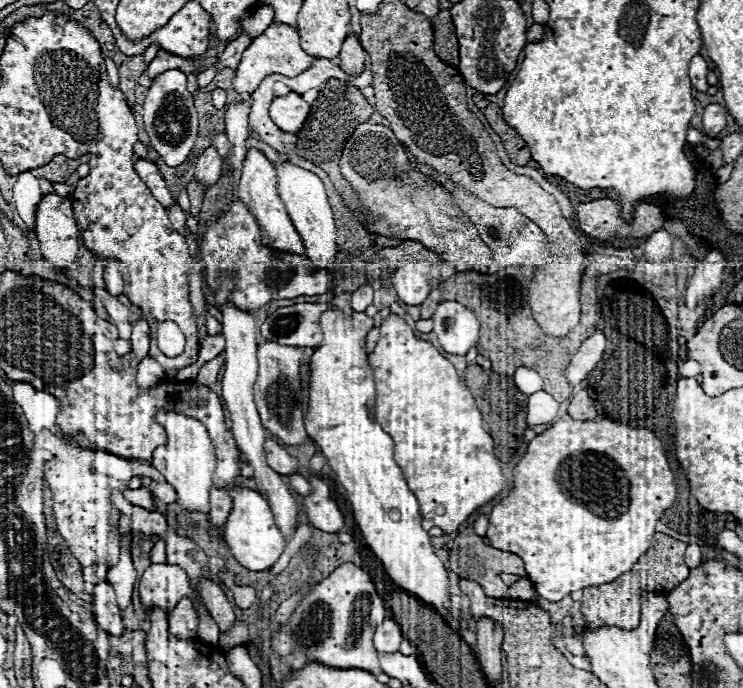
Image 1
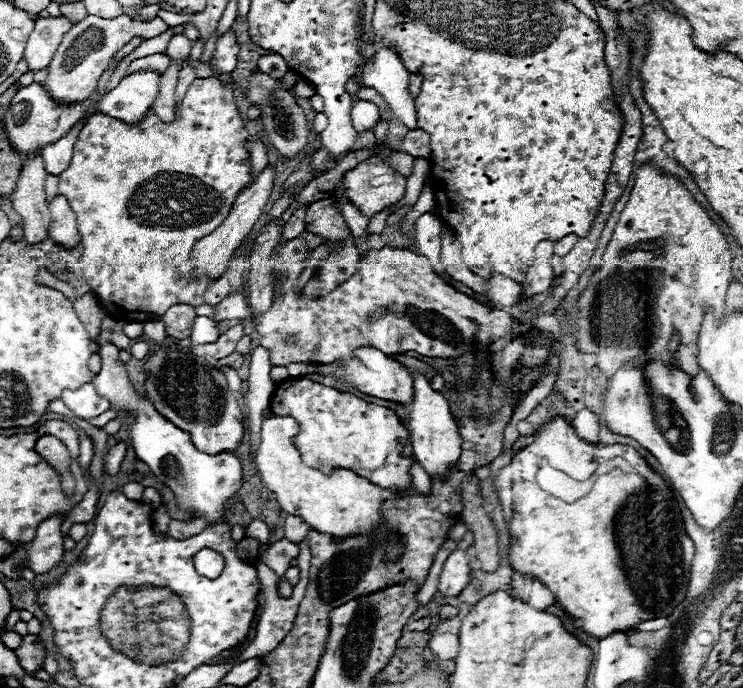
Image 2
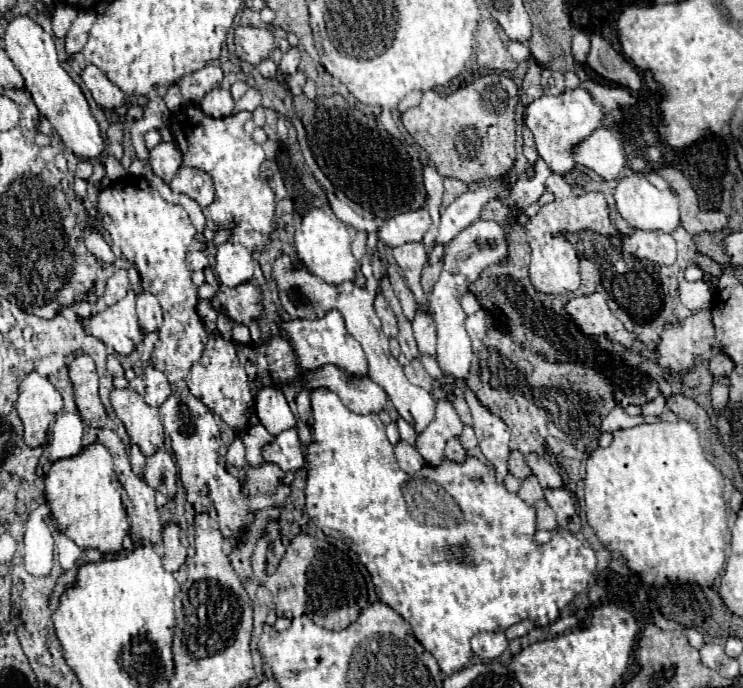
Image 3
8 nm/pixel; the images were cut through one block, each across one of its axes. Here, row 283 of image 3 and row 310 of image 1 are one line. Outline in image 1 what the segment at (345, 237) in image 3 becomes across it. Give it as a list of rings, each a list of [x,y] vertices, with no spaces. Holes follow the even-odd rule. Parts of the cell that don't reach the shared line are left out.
[[[330,308],[320,316],[322,328],[322,342],[314,348],[314,354],[308,362],[310,374],[310,400],[306,412],[306,432],[318,444],[318,448],[328,458],[330,468],[336,472],[340,484],[346,488],[346,496],[352,504],[354,520],[358,522],[362,536],[370,550],[382,560],[388,576],[400,588],[420,596],[426,604],[432,604],[442,616],[448,618],[450,614],[450,600],[448,600],[448,574],[442,562],[436,558],[428,532],[420,526],[420,512],[416,496],[410,492],[402,470],[394,462],[394,442],[392,438],[380,428],[374,418],[374,404],[376,404],[376,388],[374,388],[374,372],[368,362],[366,354],[366,334],[374,328],[374,320],[364,312],[352,312],[346,316],[338,308]]]

